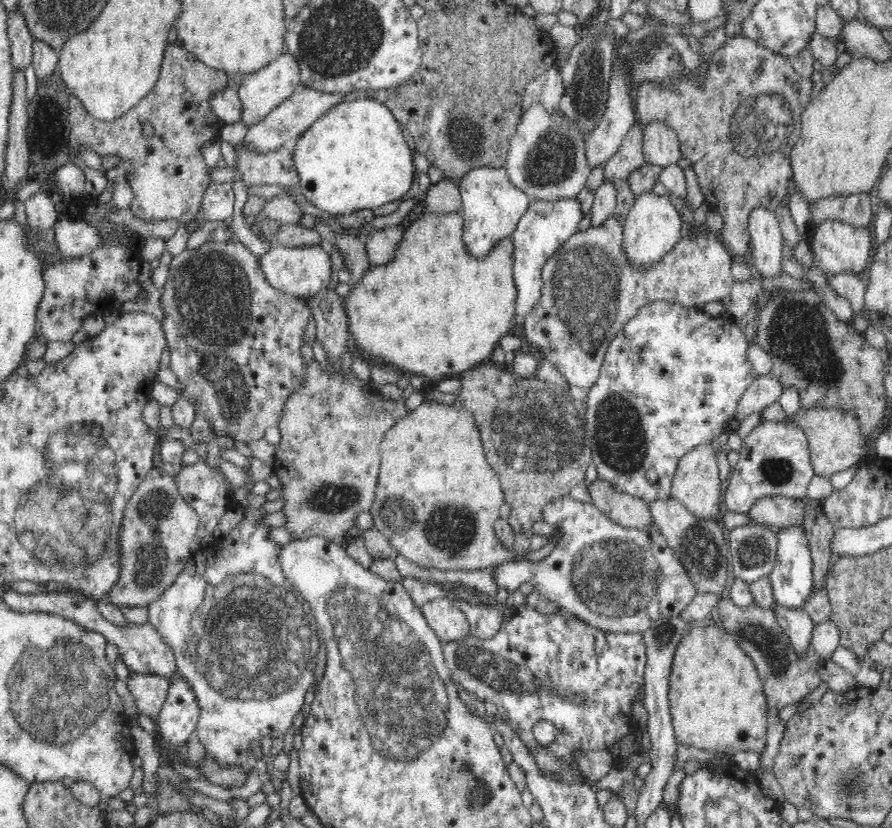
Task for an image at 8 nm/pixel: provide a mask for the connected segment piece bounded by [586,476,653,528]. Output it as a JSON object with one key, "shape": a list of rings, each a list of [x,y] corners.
{"shape":[[[597,476],[586,485],[594,506],[602,509],[612,520],[630,528],[643,528],[653,522],[650,507],[646,501],[628,492],[618,492],[608,480]]]}

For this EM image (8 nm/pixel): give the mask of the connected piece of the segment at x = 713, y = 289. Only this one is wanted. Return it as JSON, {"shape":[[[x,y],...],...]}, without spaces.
{"shape":[[[608,216],[600,228],[589,227],[586,232],[578,231],[578,234],[572,234],[566,242],[562,242],[562,246],[548,256],[546,264],[542,266],[542,296],[524,318],[524,338],[528,338],[532,346],[536,344],[542,348],[546,354],[543,358],[548,358],[569,384],[580,388],[594,386],[610,342],[645,304],[662,301],[680,303],[684,307],[702,306],[704,302],[722,300],[736,282],[730,269],[735,258],[728,248],[724,248],[724,243],[718,240],[716,234],[686,234],[656,264],[636,266],[629,263],[629,257],[622,248],[623,224]]]}

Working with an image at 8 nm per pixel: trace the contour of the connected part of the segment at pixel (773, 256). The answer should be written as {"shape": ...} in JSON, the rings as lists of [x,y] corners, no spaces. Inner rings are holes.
{"shape":[[[756,208],[748,216],[748,228],[753,251],[750,260],[763,278],[782,274],[783,234],[774,211]]]}

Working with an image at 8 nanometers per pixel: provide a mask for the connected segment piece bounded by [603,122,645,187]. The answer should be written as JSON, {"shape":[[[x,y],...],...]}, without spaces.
{"shape":[[[636,122],[626,134],[625,140],[616,150],[616,154],[606,162],[603,172],[604,179],[611,180],[614,186],[628,179],[630,172],[645,164],[643,155],[643,125]]]}

